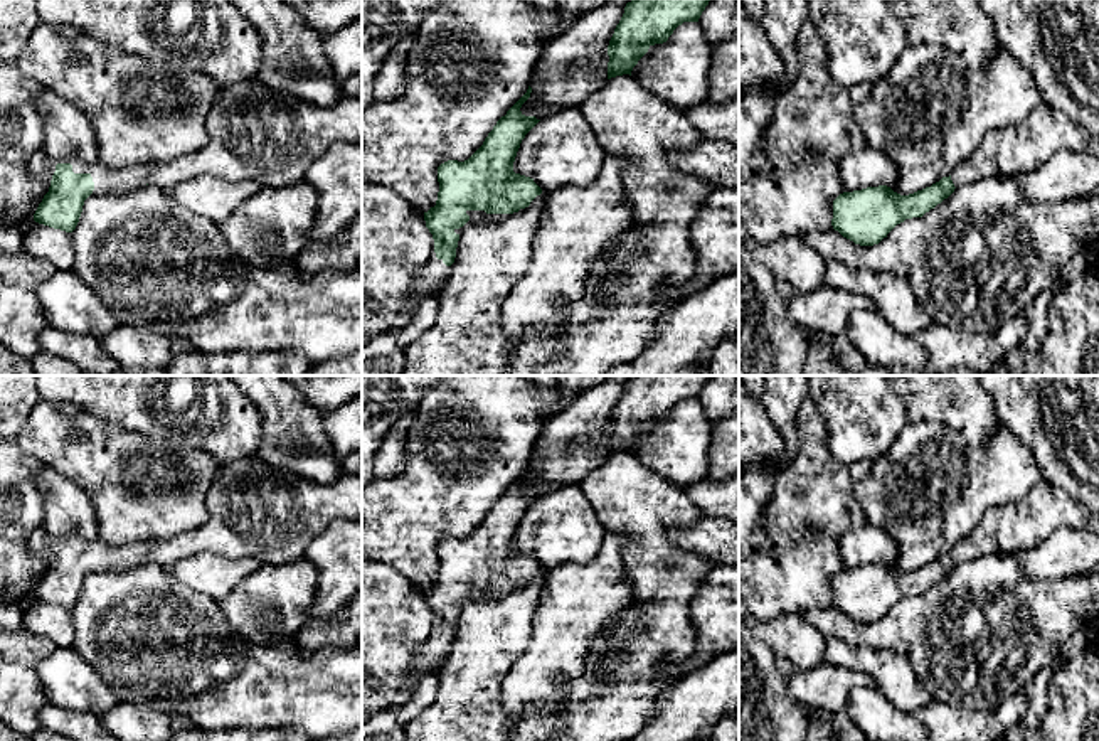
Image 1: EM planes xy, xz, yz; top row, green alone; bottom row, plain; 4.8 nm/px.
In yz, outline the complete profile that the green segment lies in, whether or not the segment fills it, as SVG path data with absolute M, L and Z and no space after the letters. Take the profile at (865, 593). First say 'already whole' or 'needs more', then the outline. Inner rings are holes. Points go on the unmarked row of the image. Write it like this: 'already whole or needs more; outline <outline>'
needs more; outline M1042 480L1020 502L988 509L964 541L931 564L909 573L900 573L887 562L840 571L833 578L831 603L855 621L873 623L905 596L922 594L956 564L981 556L1028 551L1059 527L1099 536L1099 512Z

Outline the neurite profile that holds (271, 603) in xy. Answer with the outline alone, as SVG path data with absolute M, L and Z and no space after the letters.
M308 559L261 564L219 601L224 620L252 643L288 640L310 620L318 571Z

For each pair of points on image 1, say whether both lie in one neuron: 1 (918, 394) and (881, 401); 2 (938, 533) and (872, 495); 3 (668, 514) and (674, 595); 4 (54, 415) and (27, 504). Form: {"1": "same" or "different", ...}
{"1": "different", "2": "same", "3": "same", "4": "different"}

